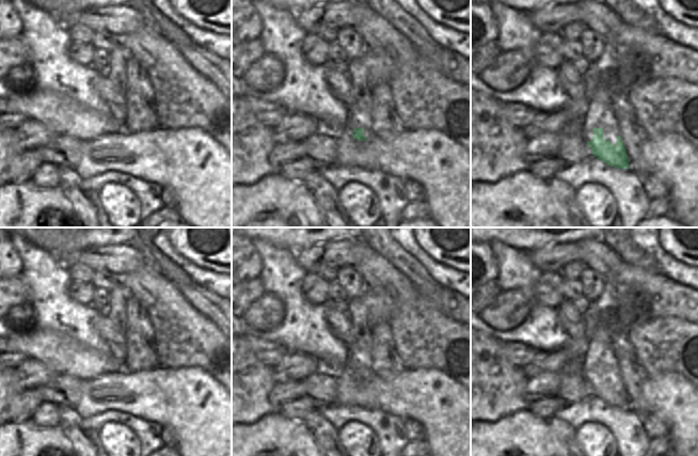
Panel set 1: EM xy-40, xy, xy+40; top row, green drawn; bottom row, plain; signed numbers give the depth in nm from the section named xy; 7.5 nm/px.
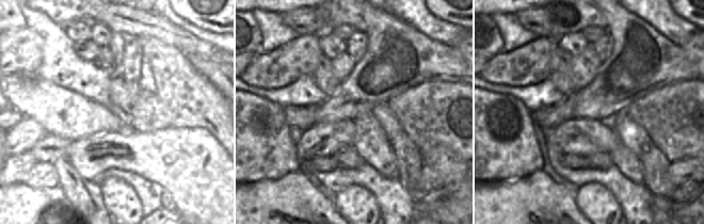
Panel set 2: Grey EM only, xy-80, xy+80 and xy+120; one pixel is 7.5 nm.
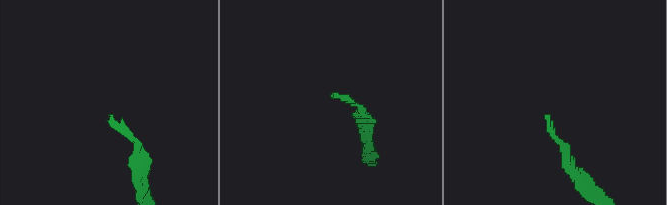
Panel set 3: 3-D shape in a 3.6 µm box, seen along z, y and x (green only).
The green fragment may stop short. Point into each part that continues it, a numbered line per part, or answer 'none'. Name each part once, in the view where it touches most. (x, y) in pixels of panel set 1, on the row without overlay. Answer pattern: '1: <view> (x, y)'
none

